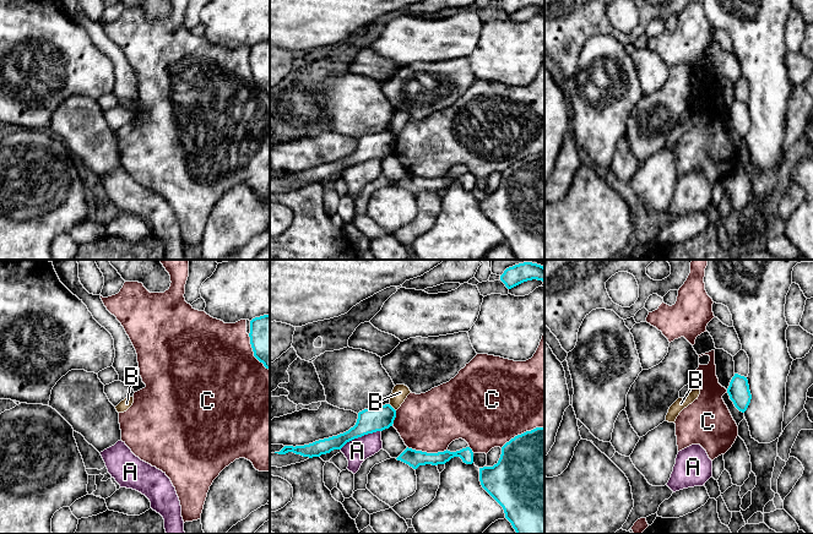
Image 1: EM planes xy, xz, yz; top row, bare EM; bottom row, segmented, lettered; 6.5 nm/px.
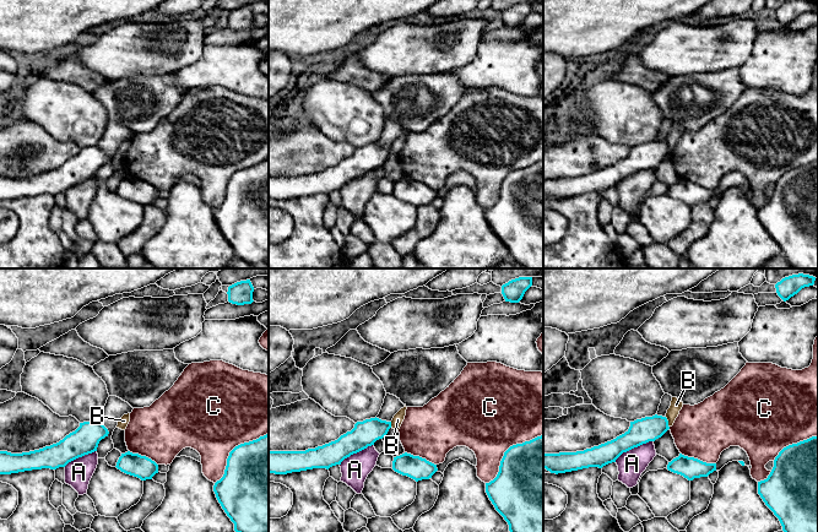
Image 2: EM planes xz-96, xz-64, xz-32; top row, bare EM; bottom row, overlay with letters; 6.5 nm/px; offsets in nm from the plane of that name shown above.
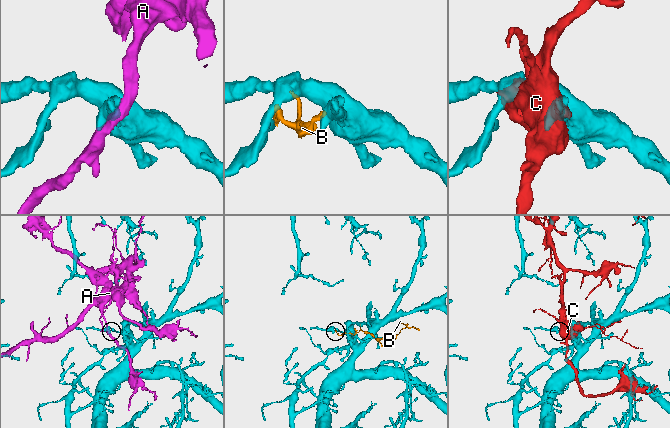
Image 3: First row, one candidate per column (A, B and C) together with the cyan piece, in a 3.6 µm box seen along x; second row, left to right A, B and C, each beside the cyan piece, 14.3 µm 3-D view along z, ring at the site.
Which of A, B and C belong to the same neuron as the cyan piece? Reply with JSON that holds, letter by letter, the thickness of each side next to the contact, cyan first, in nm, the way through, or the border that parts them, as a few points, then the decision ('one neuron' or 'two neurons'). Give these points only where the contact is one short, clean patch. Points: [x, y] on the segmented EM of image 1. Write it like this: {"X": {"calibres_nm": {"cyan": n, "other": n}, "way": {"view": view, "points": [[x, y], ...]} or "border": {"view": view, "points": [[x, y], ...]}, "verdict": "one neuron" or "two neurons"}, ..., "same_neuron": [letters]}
{"A": {"calibres_nm": {"cyan": 160, "other": 160}, "verdict": "two neurons"}, "B": {"calibres_nm": {"cyan": 160, "other": 110}, "border": {"view": "xz", "points": [[389, 403], [395, 410]]}, "verdict": "two neurons"}, "C": {"calibres_nm": {"cyan": 500, "other": 500}, "verdict": "two neurons"}, "same_neuron": []}

